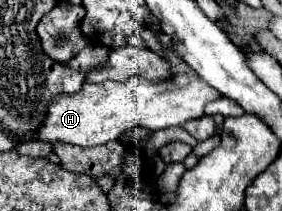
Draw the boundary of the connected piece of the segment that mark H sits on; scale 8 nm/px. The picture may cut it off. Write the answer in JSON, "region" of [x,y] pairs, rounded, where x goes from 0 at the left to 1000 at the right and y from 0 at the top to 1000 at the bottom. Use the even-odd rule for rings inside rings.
{"region":[[[621,355],[613,384],[528,393],[500,365],[465,365],[436,393],[372,384],[372,393],[301,393],[280,441],[209,450],[167,507],[167,555],[138,621],[124,621],[110,668],[223,668],[280,697],[337,697],[379,668],[429,659],[436,630],[479,602],[521,602],[535,621],[592,602],[649,602],[670,564],[720,545],[720,507],[777,469],[784,450],[734,403],[713,365]]]}

